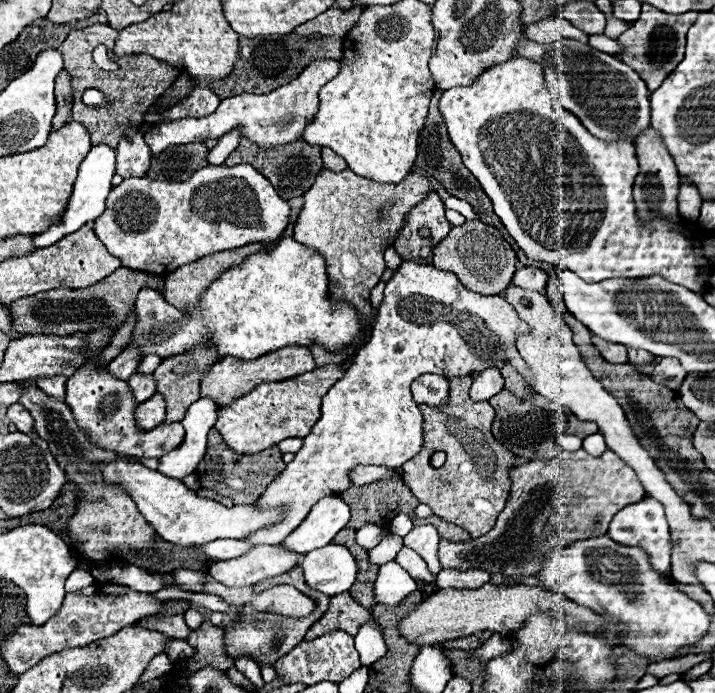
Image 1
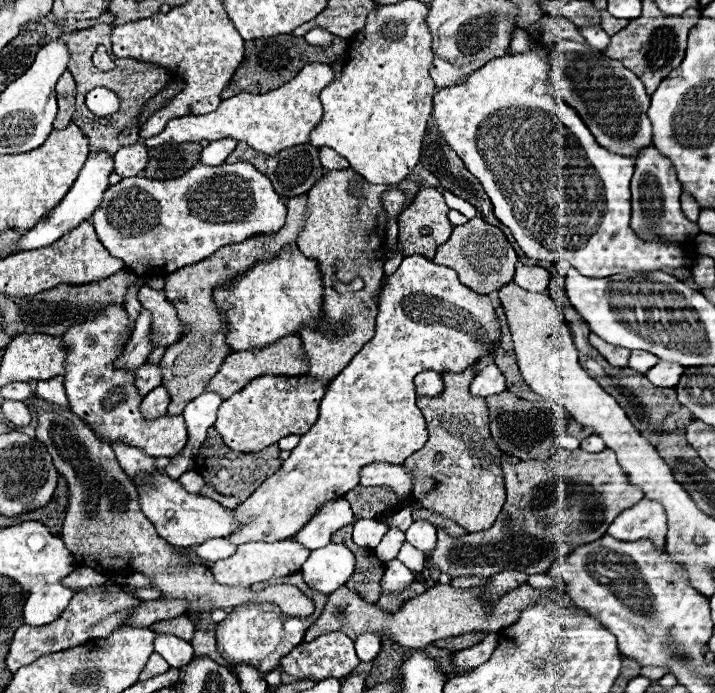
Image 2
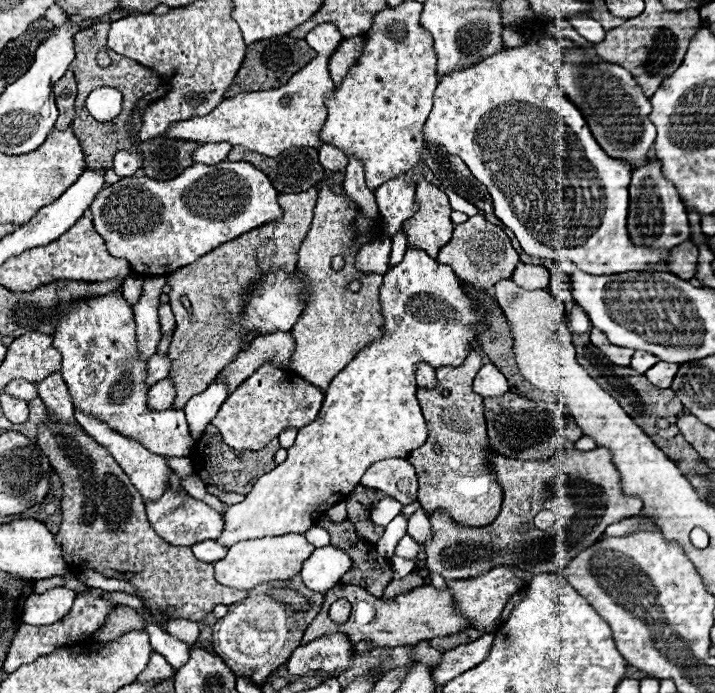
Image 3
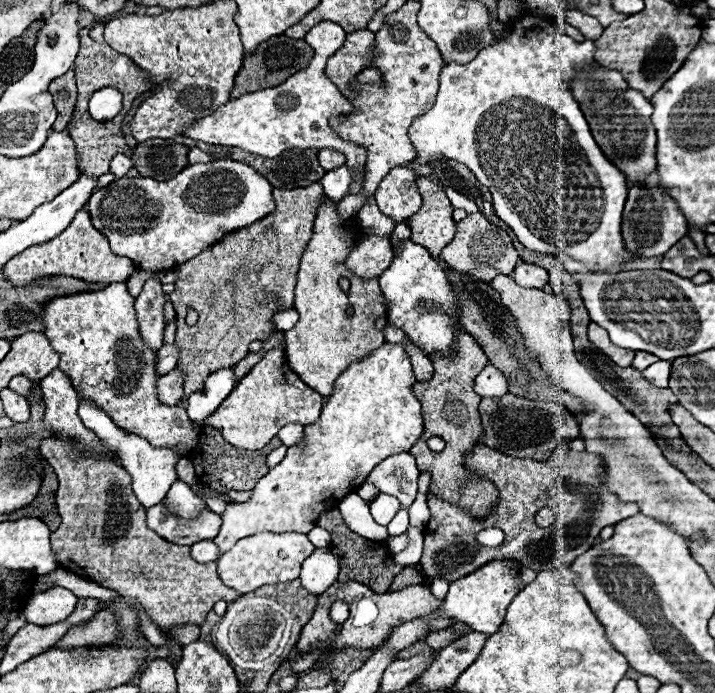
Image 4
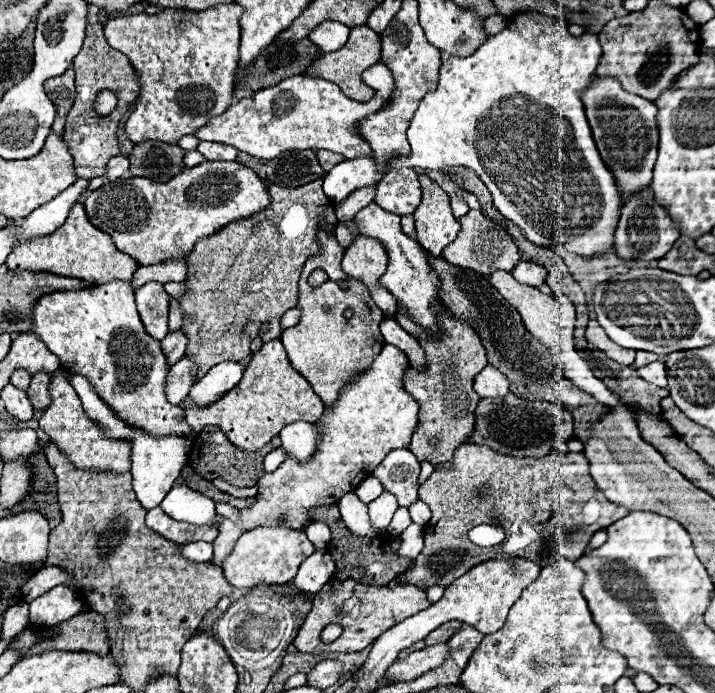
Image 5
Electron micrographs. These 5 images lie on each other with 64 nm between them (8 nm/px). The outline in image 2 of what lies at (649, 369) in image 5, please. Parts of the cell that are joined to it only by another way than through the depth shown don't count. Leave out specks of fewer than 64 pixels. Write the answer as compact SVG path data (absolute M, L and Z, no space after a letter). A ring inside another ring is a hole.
M660 360L654 368L650 368L646 372L646 376L652 384L664 386L664 388L676 386L676 382L680 380L682 374L684 374L684 368L678 362L666 362L666 360Z

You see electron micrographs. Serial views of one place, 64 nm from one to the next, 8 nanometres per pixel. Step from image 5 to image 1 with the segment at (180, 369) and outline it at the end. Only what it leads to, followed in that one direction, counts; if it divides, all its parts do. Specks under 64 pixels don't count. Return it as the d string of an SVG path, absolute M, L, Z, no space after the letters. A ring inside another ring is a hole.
M154 394L154 398L150 398L148 402L140 404L134 410L134 418L136 418L136 426L140 428L140 432L148 432L154 430L160 422L164 422L164 398L160 394Z

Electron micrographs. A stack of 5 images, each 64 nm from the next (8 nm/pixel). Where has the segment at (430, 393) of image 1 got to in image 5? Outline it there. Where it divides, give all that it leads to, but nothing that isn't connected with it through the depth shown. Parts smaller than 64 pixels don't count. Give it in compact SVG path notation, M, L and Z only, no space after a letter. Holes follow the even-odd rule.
M386 318L382 324L380 324L380 330L382 330L382 336L384 336L384 342L386 344L392 344L392 346L398 346L402 352L406 352L408 360L410 360L410 366L414 366L418 372L424 372L426 368L426 356L424 356L424 350L420 348L418 340L412 338L406 330L400 328L400 324L392 318Z

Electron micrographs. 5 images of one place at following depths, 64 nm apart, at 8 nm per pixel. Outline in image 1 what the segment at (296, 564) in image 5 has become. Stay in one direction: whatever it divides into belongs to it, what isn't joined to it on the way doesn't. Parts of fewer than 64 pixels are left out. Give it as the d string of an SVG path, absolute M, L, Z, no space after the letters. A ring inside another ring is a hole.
M254 546L248 554L232 560L216 562L208 574L224 586L252 586L260 580L280 576L302 560L300 554L282 550L280 546Z

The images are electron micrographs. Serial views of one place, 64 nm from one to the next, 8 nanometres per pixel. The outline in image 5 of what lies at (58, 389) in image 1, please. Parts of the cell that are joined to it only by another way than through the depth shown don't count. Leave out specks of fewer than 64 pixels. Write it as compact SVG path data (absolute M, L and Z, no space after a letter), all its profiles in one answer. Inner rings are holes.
M56 370L50 376L48 390L52 404L44 410L40 418L40 428L50 436L52 442L56 442L56 446L60 446L60 450L64 450L74 466L80 470L110 470L116 474L130 472L130 444L124 440L106 438L94 422L88 422L78 394L74 392L68 376L62 370Z

